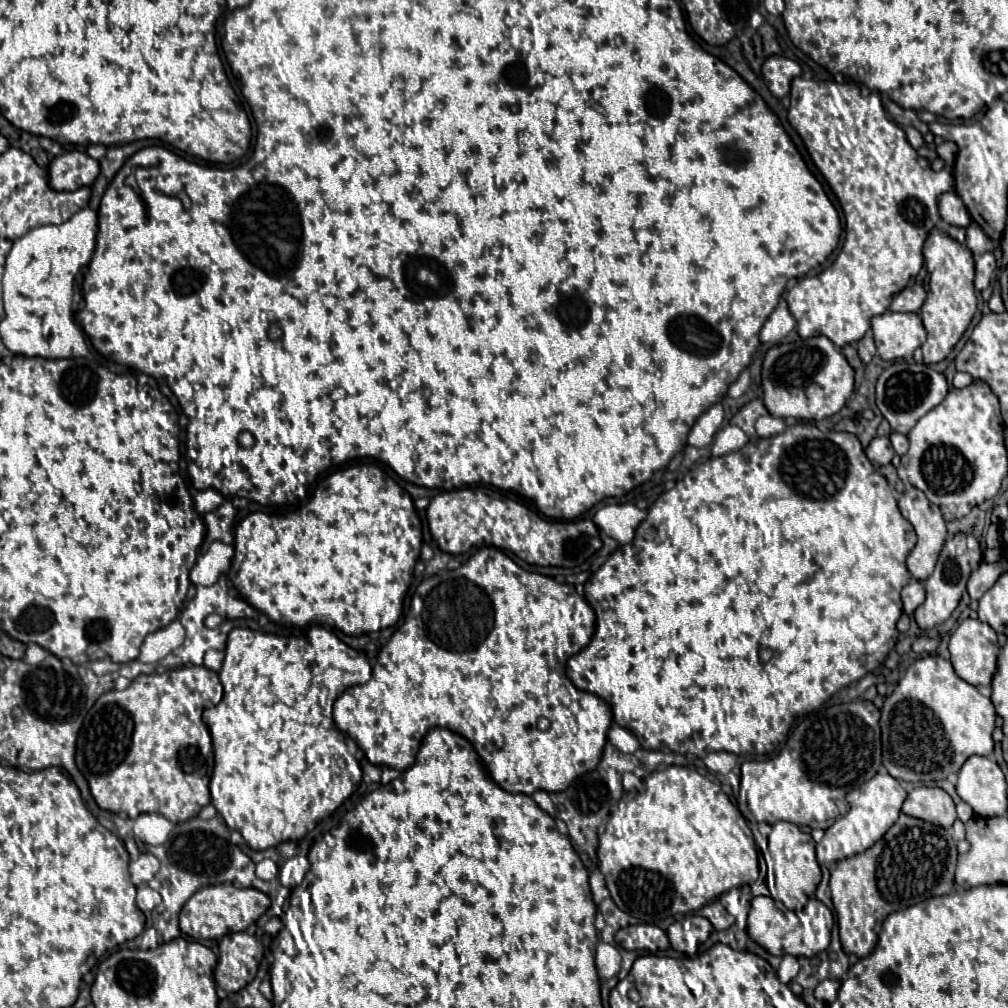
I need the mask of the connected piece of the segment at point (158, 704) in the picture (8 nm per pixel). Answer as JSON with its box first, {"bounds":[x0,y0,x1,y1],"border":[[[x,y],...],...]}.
{"bounds":[76,666,222,824],"border":[[[185,666],[166,674],[138,676],[126,690],[110,690],[98,698],[80,728],[76,764],[90,784],[96,804],[110,812],[126,812],[136,818],[142,812],[158,812],[174,824],[198,816],[210,804],[210,776],[214,770],[214,748],[202,712],[222,698],[222,684],[216,672],[206,666]]]}

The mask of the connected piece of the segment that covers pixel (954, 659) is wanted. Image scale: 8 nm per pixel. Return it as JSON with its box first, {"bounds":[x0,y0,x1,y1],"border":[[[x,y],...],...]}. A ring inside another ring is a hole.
{"bounds":[948,618,1000,686],"border":[[[972,618],[964,620],[950,636],[948,650],[950,650],[950,662],[962,680],[966,680],[972,686],[990,686],[992,676],[996,674],[996,668],[998,668],[1000,646],[998,646],[996,632],[988,624]]]}

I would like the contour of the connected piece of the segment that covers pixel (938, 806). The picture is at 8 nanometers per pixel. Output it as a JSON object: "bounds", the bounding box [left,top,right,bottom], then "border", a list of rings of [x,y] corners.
{"bounds":[902,786,956,828],"border":[[[928,786],[914,788],[908,794],[902,806],[902,812],[914,818],[922,818],[926,822],[938,824],[942,828],[952,828],[956,820],[954,802],[942,788],[928,788]]]}

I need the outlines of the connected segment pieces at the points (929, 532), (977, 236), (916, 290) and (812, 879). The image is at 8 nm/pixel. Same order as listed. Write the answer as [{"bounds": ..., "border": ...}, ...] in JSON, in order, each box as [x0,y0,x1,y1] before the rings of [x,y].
[{"bounds":[898,486,946,580],"border":[[[908,486],[908,490],[900,496],[898,508],[900,508],[902,516],[914,526],[914,530],[916,530],[916,534],[918,534],[918,542],[916,542],[914,550],[908,554],[908,560],[906,560],[908,570],[910,570],[910,574],[912,574],[914,578],[926,580],[926,578],[932,574],[934,564],[936,564],[936,560],[938,560],[938,554],[940,554],[940,550],[942,550],[942,544],[944,544],[944,540],[946,540],[944,516],[942,516],[942,512],[940,512],[940,508],[936,508],[936,506],[924,496],[924,492],[920,492],[920,490],[914,488],[914,486]]]},{"bounds":[966,222,994,258],"border":[[[972,222],[966,230],[966,246],[972,250],[972,254],[978,258],[984,252],[992,252],[994,250],[994,242],[984,234],[984,230]]]},{"bounds":[890,284,926,312],"border":[[[920,284],[908,286],[892,298],[890,310],[892,312],[918,312],[920,306],[924,304],[924,298],[926,298],[926,292]]]},{"bounds":[763,822,822,910],"border":[[[776,822],[768,836],[768,851],[763,856],[767,864],[766,884],[774,901],[781,902],[788,910],[794,910],[814,896],[822,874],[810,834],[802,832],[792,822]]]}]

